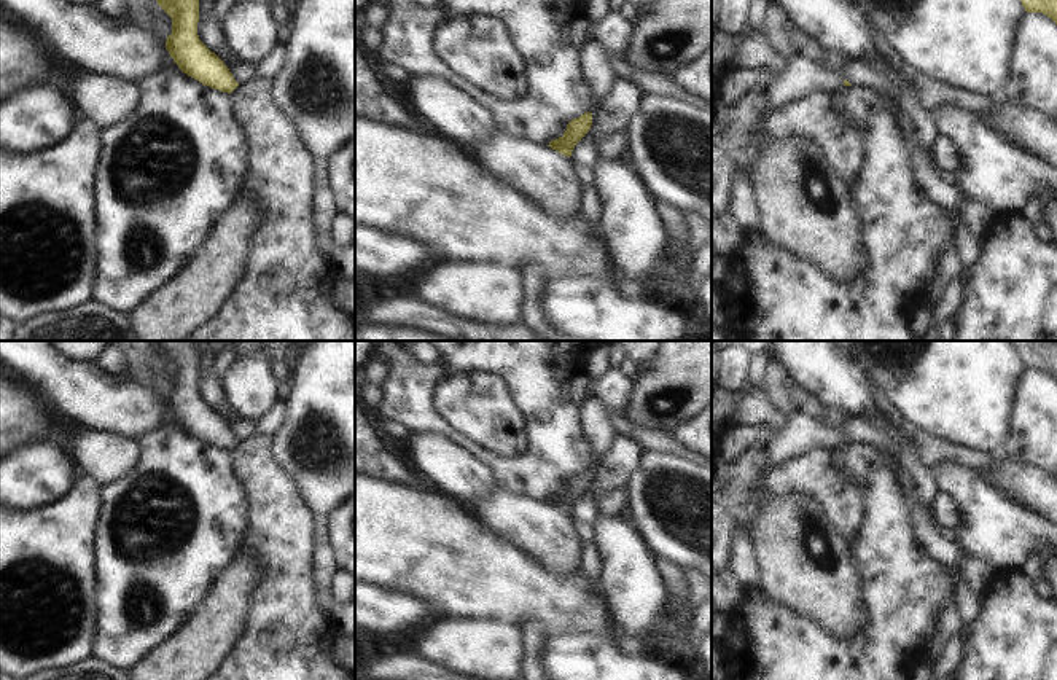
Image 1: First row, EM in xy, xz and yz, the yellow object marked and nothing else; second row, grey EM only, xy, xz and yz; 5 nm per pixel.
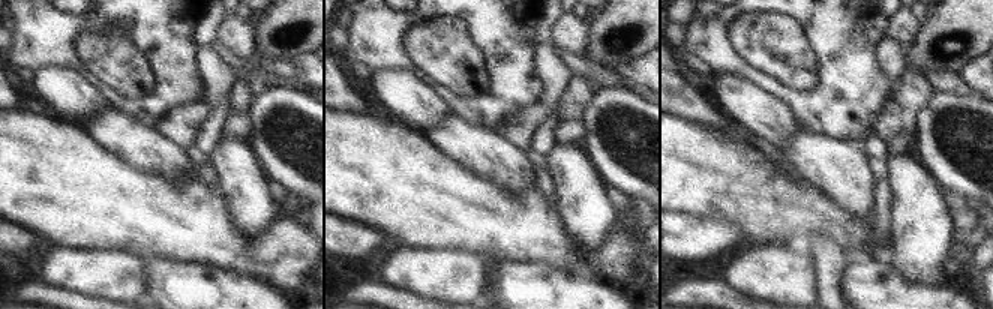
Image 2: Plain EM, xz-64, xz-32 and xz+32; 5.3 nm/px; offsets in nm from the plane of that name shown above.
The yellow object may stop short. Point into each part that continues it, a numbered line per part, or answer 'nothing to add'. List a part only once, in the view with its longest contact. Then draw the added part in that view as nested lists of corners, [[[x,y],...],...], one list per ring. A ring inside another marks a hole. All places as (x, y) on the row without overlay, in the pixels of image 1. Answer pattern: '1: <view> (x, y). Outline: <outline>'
nothing to add

